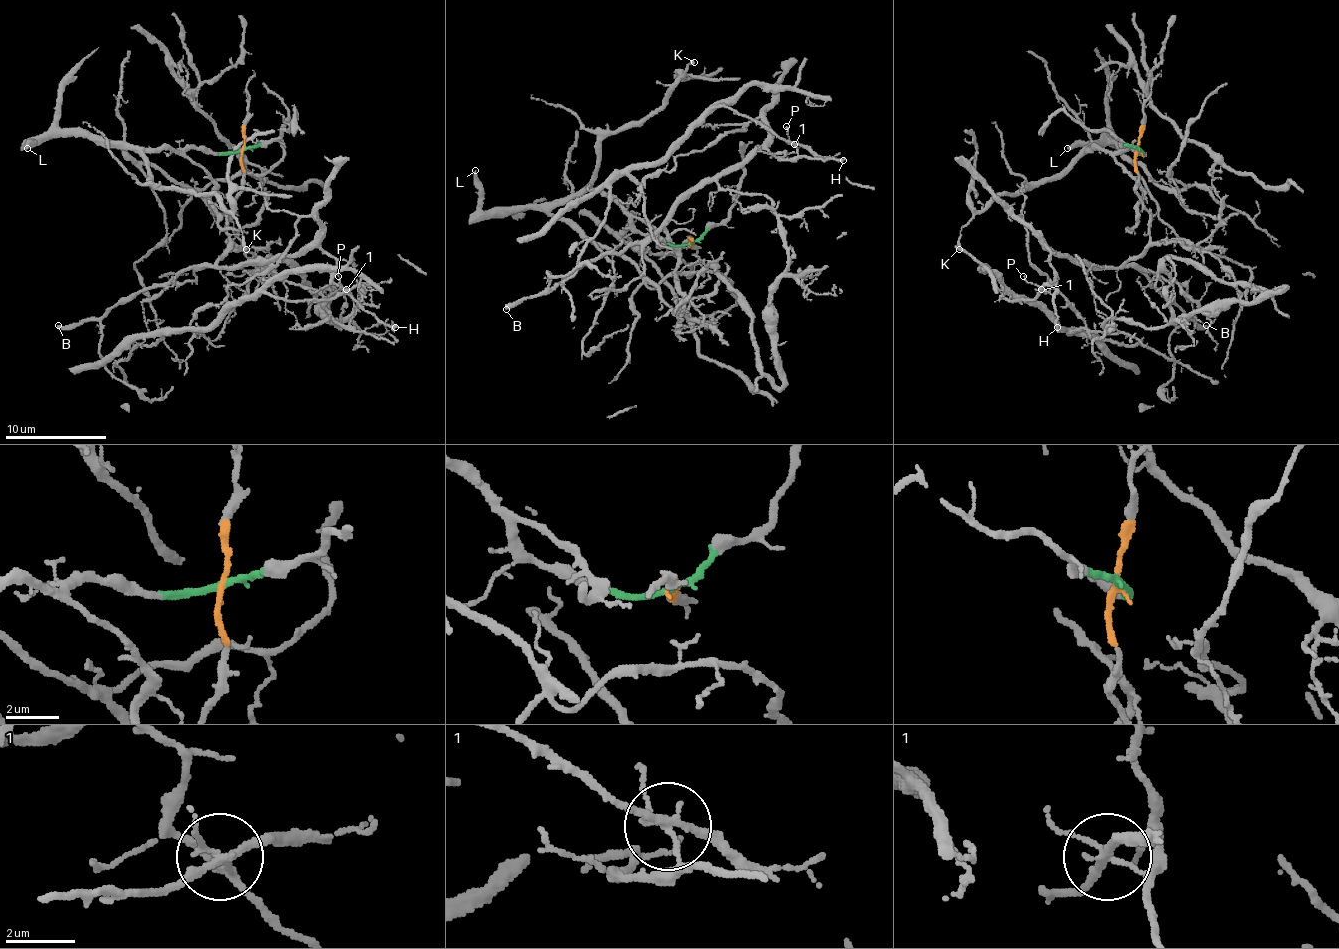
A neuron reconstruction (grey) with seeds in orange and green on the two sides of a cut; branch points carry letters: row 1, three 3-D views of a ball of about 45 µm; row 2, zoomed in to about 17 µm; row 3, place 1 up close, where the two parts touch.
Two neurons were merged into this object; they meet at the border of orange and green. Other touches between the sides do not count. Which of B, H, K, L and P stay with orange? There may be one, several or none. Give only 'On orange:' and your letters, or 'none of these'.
On orange: B, H, P

